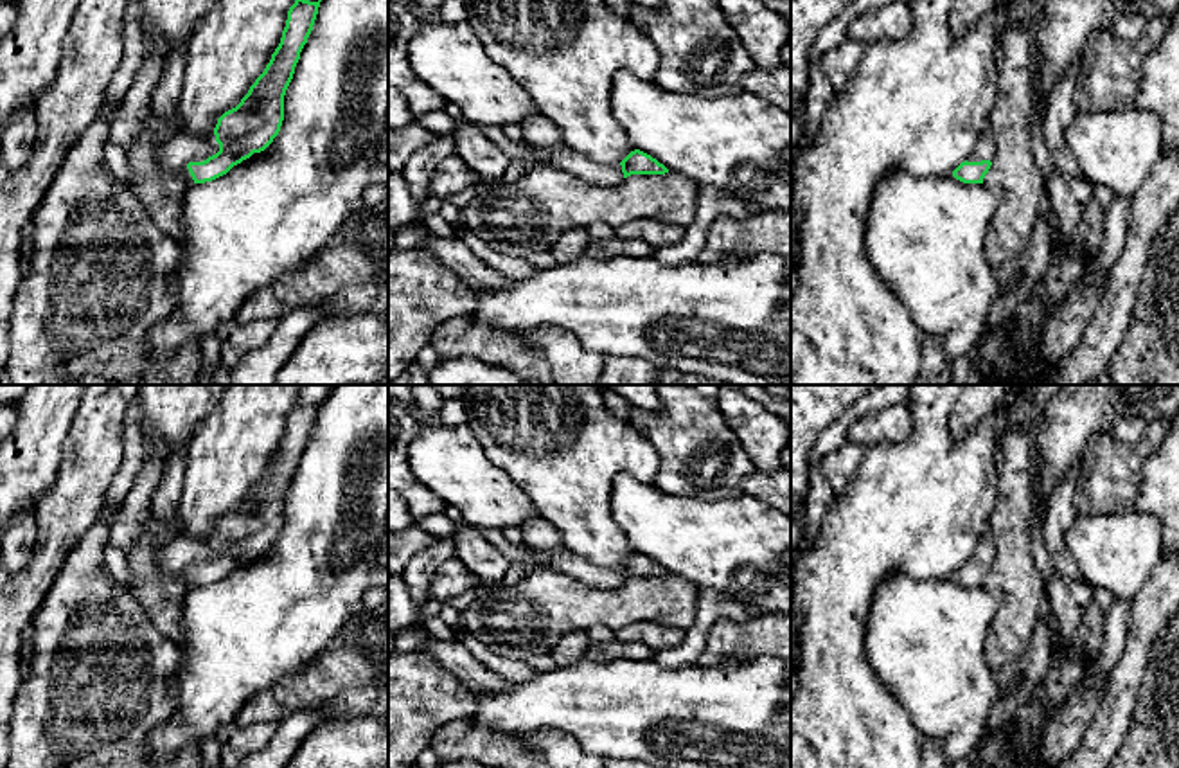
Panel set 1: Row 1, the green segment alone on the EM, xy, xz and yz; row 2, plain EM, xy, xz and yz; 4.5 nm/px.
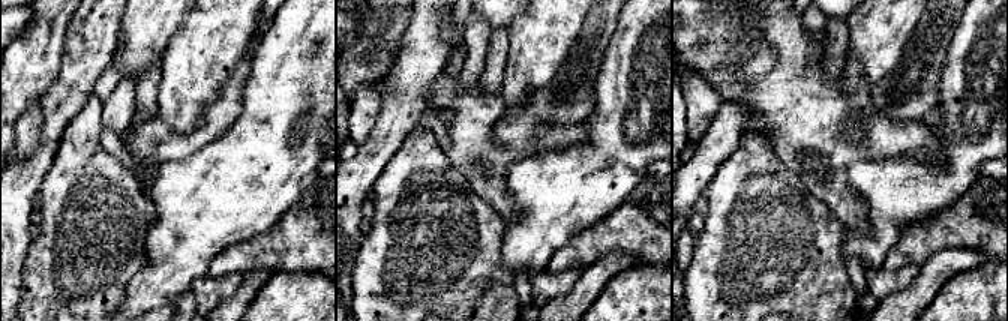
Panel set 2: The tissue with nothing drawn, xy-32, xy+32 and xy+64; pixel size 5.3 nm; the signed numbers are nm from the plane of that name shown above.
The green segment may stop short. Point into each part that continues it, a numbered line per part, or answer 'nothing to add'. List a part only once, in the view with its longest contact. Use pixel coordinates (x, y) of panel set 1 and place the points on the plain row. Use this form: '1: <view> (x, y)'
1: xy (175, 556)

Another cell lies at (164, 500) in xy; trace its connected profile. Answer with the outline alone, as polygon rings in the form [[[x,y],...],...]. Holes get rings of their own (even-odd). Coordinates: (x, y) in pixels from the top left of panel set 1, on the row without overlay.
[[[180,448],[171,459],[164,464],[164,475],[151,496],[151,513],[162,522],[171,520],[176,514],[178,502],[183,493],[183,477],[187,462],[187,448]]]

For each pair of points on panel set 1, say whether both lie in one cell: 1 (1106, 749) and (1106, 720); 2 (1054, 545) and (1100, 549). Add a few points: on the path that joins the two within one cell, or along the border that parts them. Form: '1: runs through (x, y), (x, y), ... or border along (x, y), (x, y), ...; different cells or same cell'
1: runs through (1106, 741), (1106, 727); same cell
2: border along (1077, 517), (1064, 535), (1064, 547), (1082, 578); different cells

